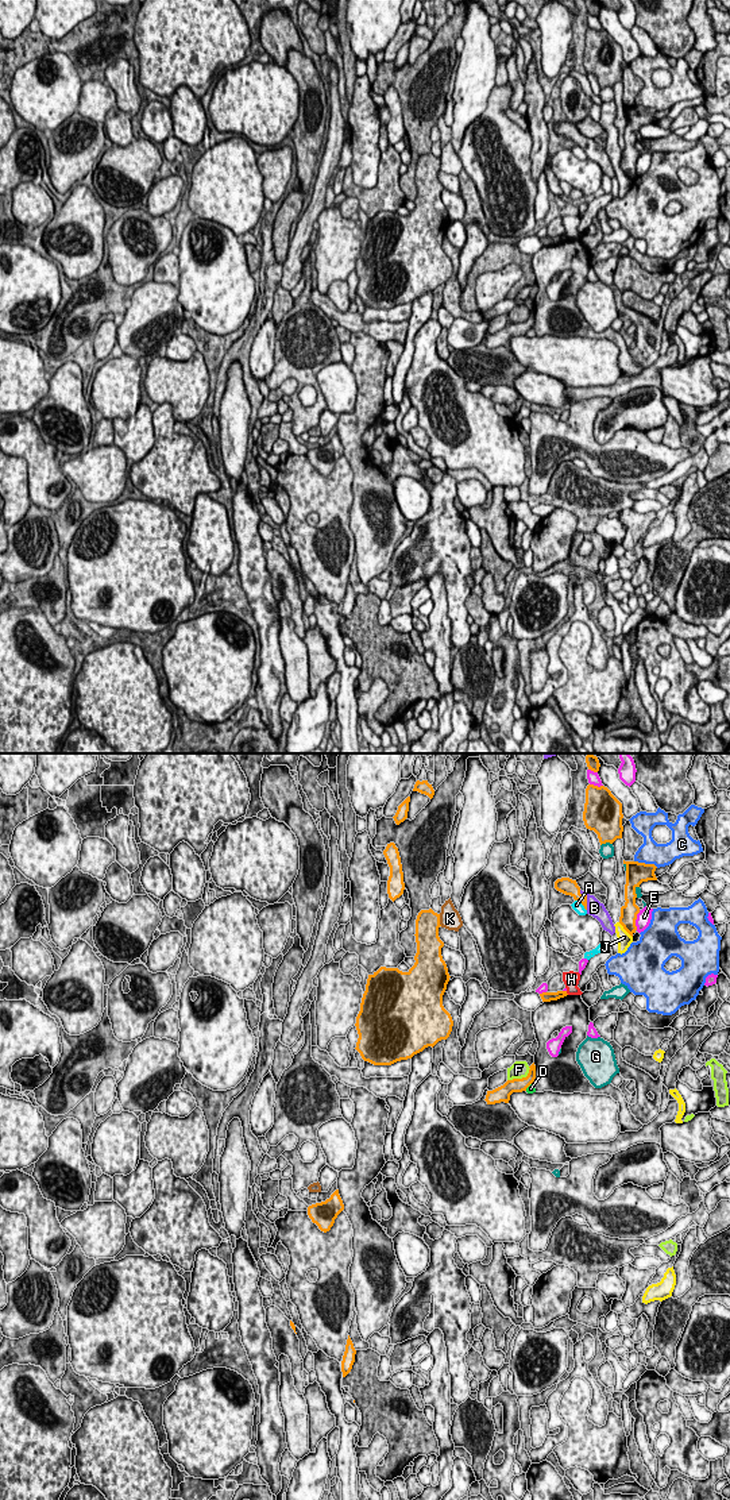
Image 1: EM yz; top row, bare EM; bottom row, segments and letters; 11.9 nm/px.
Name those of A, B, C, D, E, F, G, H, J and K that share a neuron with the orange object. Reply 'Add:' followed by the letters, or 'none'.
Add: B

